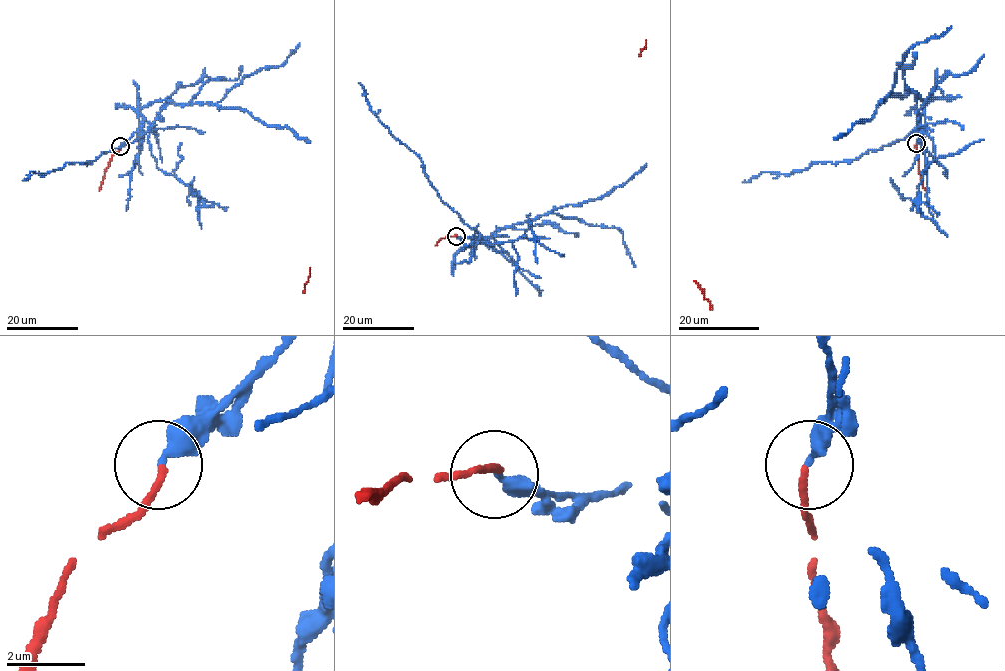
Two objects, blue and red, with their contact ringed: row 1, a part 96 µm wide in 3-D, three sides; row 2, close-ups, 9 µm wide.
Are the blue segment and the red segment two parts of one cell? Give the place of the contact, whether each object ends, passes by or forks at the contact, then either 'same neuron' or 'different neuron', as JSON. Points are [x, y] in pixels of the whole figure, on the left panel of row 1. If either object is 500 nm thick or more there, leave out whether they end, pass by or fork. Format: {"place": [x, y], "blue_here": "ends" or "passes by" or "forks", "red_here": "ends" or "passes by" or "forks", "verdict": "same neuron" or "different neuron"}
{"place": [120, 146], "blue_here": "ends", "red_here": "ends", "verdict": "different neuron"}

